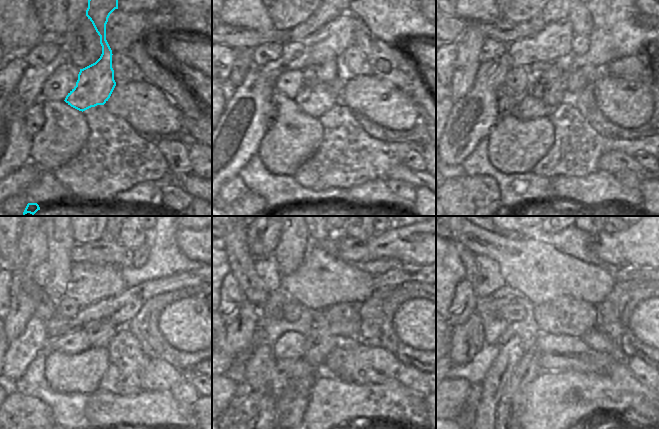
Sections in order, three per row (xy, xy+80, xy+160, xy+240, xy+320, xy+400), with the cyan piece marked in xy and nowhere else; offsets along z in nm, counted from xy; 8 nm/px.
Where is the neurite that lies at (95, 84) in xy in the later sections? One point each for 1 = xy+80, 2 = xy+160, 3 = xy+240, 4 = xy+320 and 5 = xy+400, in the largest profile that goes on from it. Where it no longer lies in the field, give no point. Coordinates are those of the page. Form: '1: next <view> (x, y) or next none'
1: next xy+80 (314, 101)
2: next xy+160 (530, 107)
3: next xy+240 (74, 342)
4: next xy+320 (290, 345)
5: next xy+400 (478, 415)

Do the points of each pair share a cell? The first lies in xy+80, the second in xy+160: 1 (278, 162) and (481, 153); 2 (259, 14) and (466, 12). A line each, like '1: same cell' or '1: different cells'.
1: different cells
2: same cell

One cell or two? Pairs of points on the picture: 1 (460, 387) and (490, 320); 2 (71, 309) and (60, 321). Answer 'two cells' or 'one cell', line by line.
1: two cells
2: two cells

